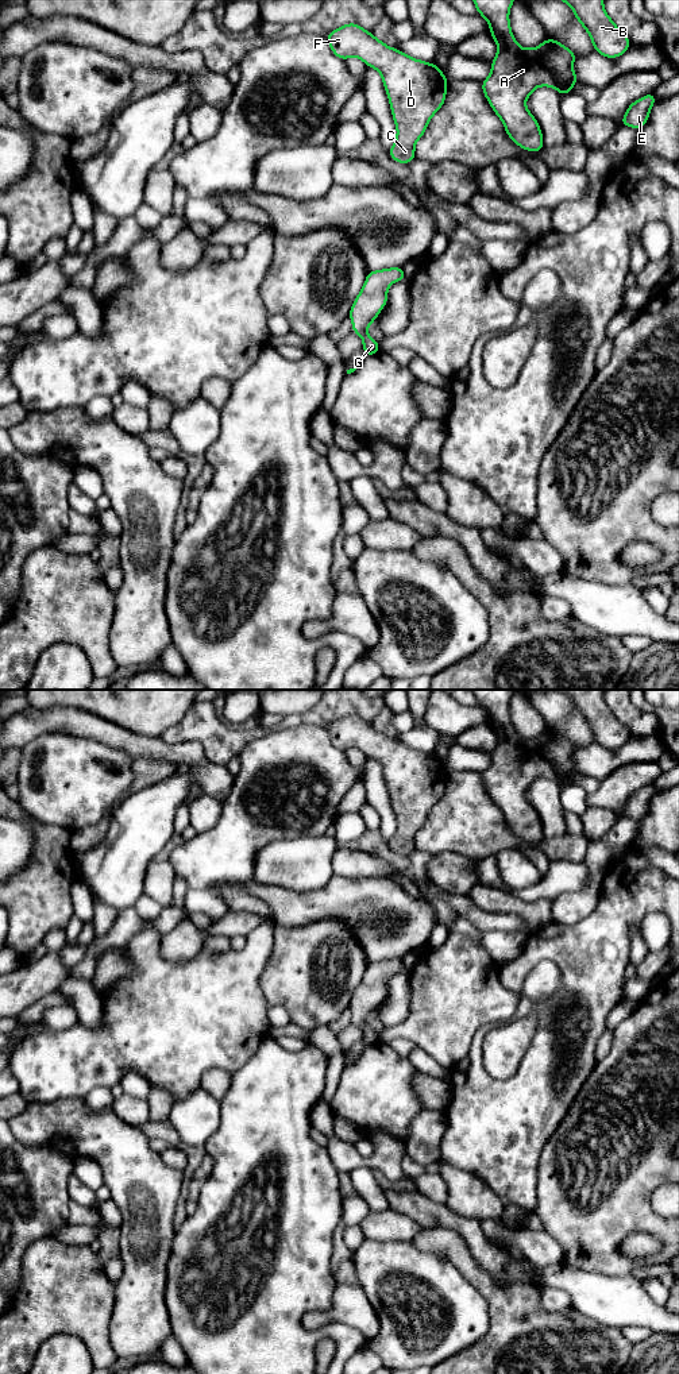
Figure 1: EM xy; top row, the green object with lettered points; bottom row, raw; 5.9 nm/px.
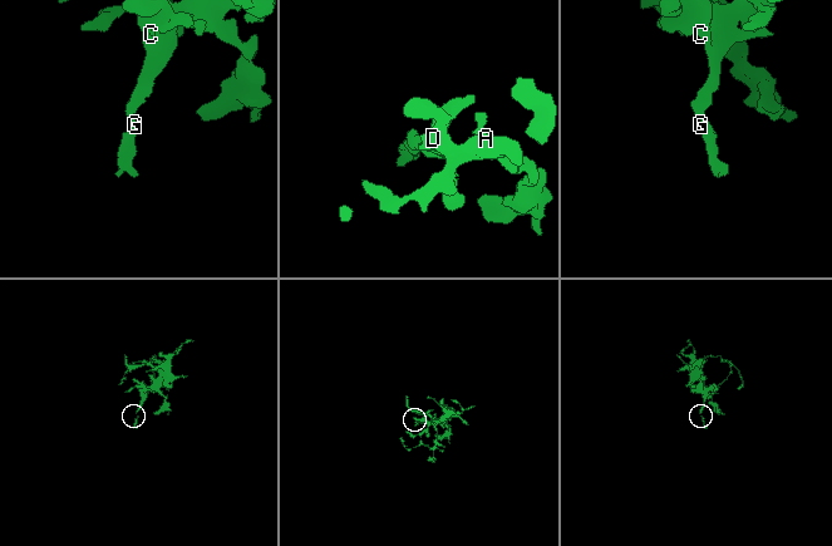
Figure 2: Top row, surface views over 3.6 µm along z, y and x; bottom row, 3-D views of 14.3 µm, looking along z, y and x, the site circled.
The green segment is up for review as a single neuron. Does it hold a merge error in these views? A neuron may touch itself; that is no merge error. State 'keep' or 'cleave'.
keep

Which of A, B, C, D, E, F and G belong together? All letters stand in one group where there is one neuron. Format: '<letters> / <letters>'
A B C D E F G

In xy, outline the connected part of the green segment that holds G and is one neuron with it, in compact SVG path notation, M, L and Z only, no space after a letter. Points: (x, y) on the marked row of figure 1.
M402 266L367 273L364 285L350 309L352 332L362 336L366 358L381 351L379 343L366 332L366 328L375 321L385 308L389 286L405 278L408 275Z

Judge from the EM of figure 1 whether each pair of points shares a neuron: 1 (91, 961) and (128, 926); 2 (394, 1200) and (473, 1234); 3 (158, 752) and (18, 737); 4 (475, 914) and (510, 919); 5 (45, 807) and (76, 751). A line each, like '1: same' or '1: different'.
1: same
2: same
3: same
4: same
5: same

